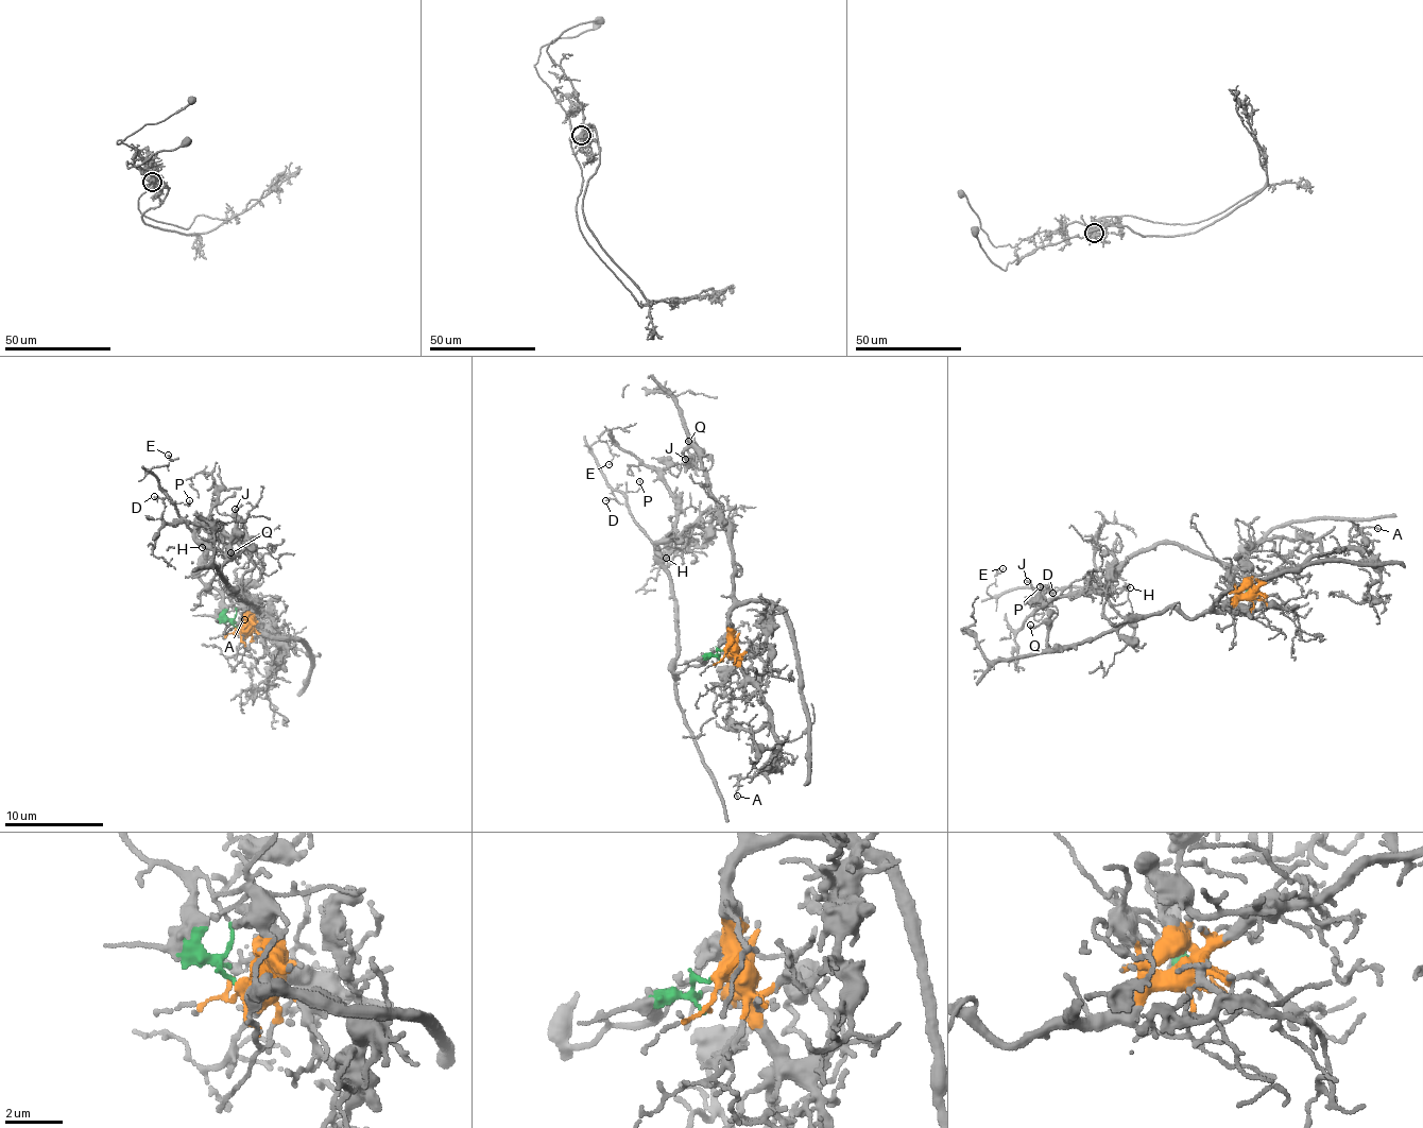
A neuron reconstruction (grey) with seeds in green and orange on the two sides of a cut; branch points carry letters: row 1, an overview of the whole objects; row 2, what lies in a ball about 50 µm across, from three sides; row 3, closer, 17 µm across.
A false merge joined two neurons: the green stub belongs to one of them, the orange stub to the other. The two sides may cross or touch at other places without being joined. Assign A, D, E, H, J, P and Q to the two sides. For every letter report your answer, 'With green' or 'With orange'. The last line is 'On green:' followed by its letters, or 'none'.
A: With orange
D: With green
E: With green
H: With green
J: With orange
P: With green
Q: With orange
On green: D, E, H, P

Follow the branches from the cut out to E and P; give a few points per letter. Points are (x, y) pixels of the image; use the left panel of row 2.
E: (238, 628), (225, 614), (223, 598), (196, 576), (215, 518), (190, 529), (147, 470), (169, 464), (168, 455)
P: (238, 628), (225, 614), (223, 598), (196, 576), (215, 518), (190, 529), (173, 503), (189, 506), (190, 499)

